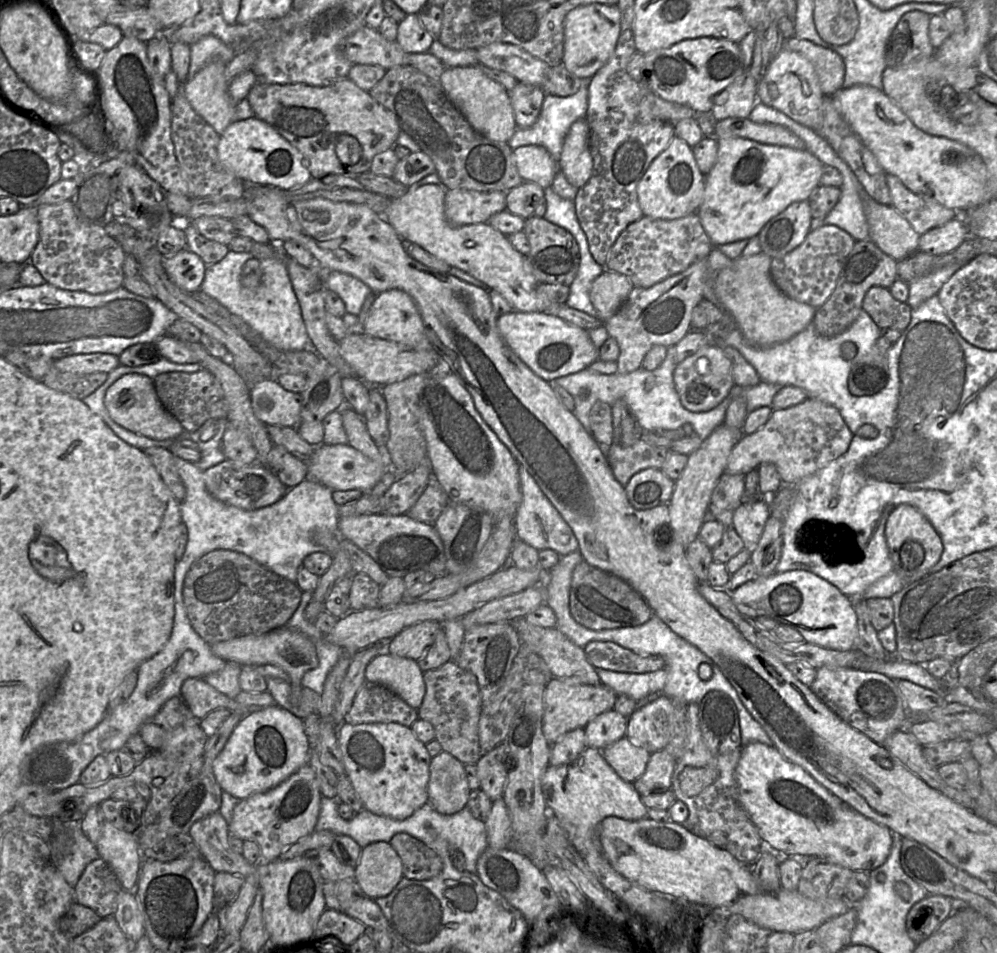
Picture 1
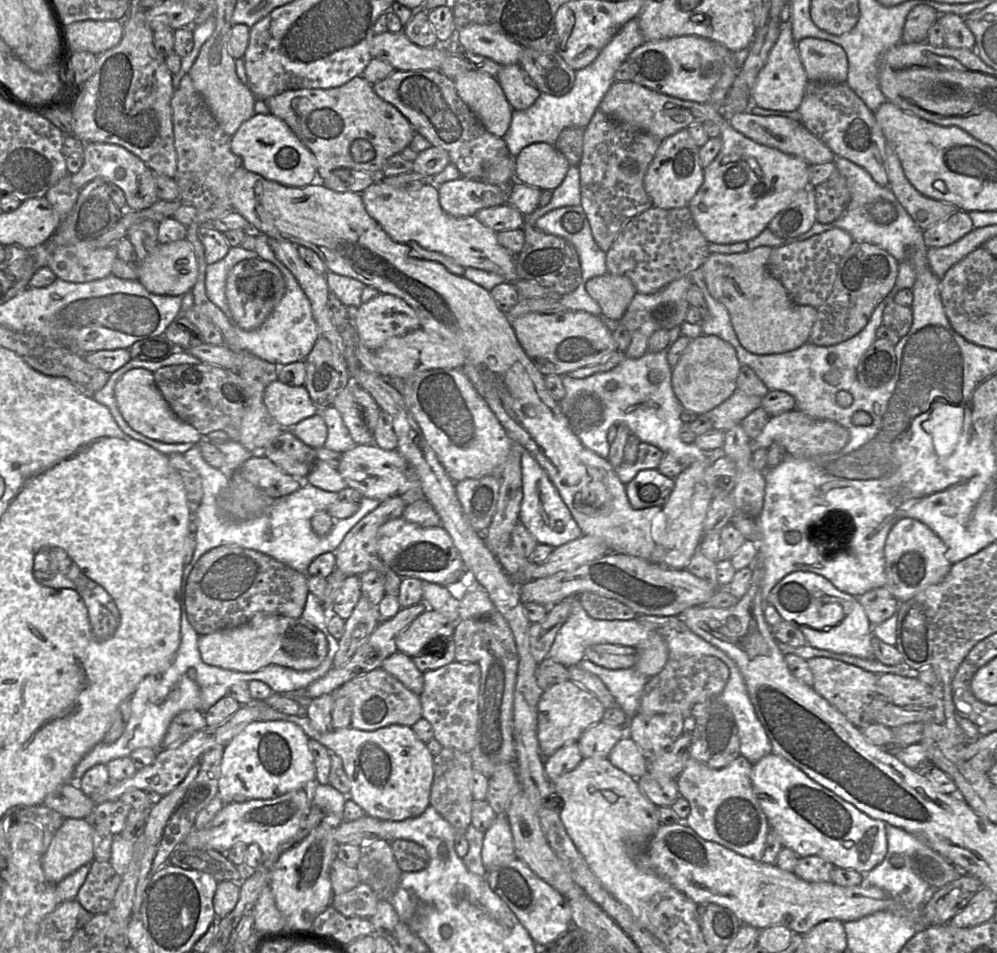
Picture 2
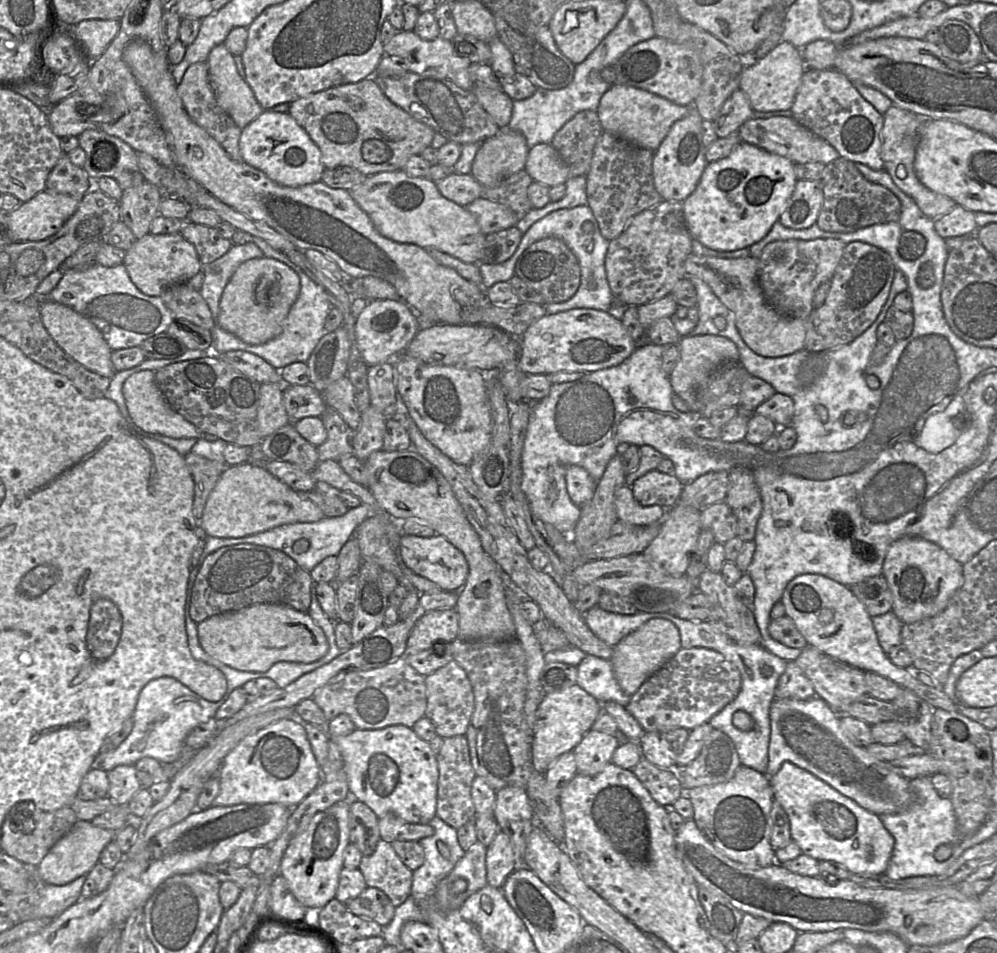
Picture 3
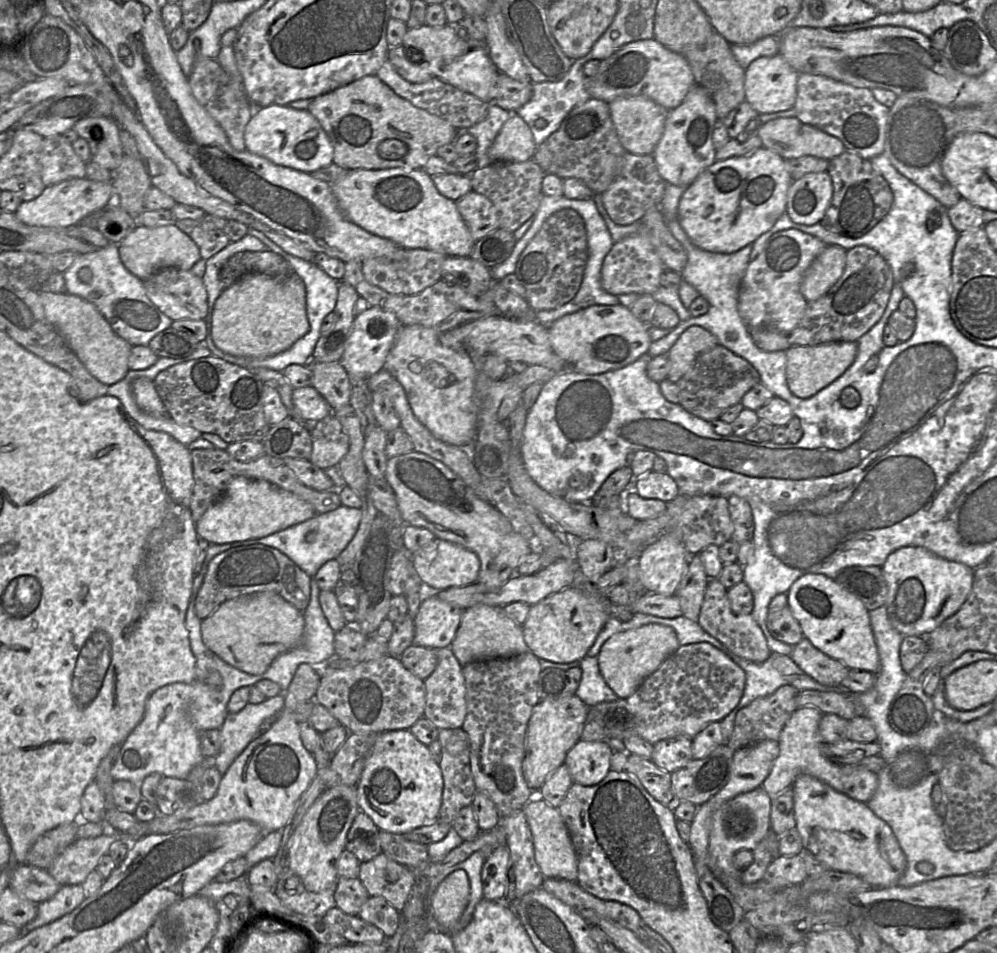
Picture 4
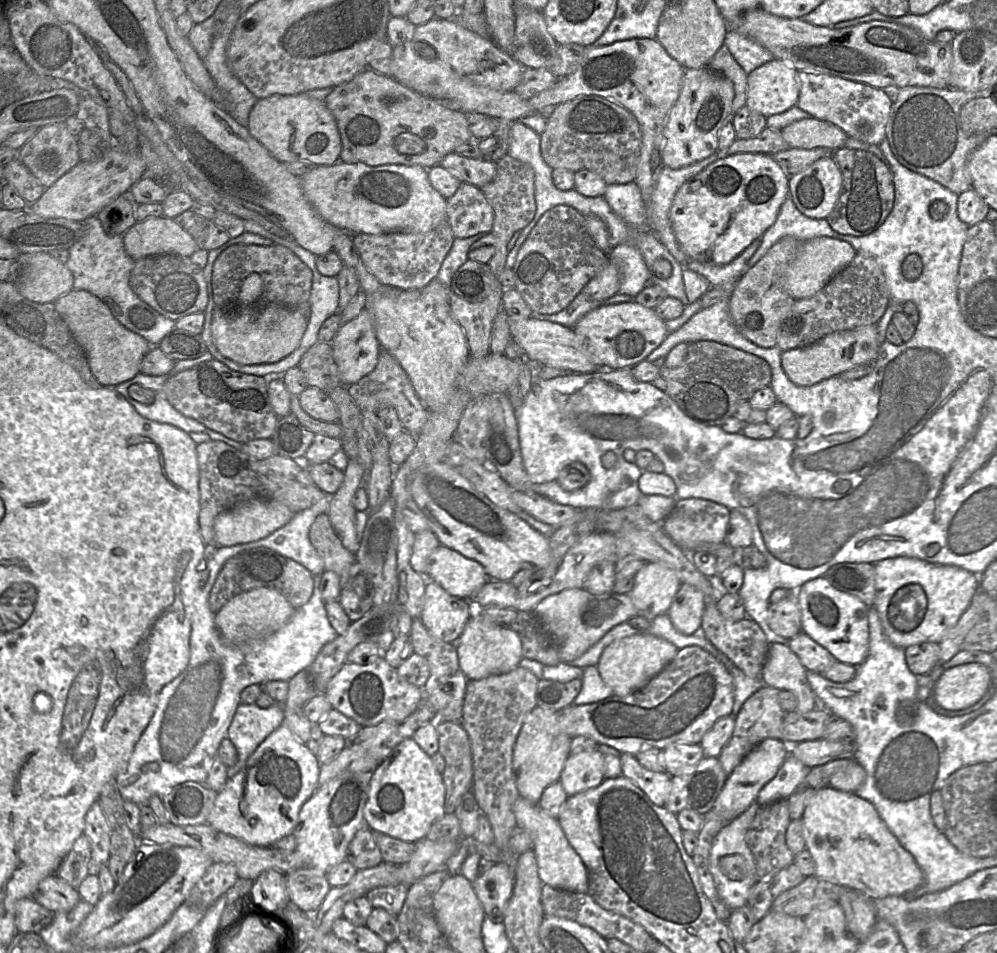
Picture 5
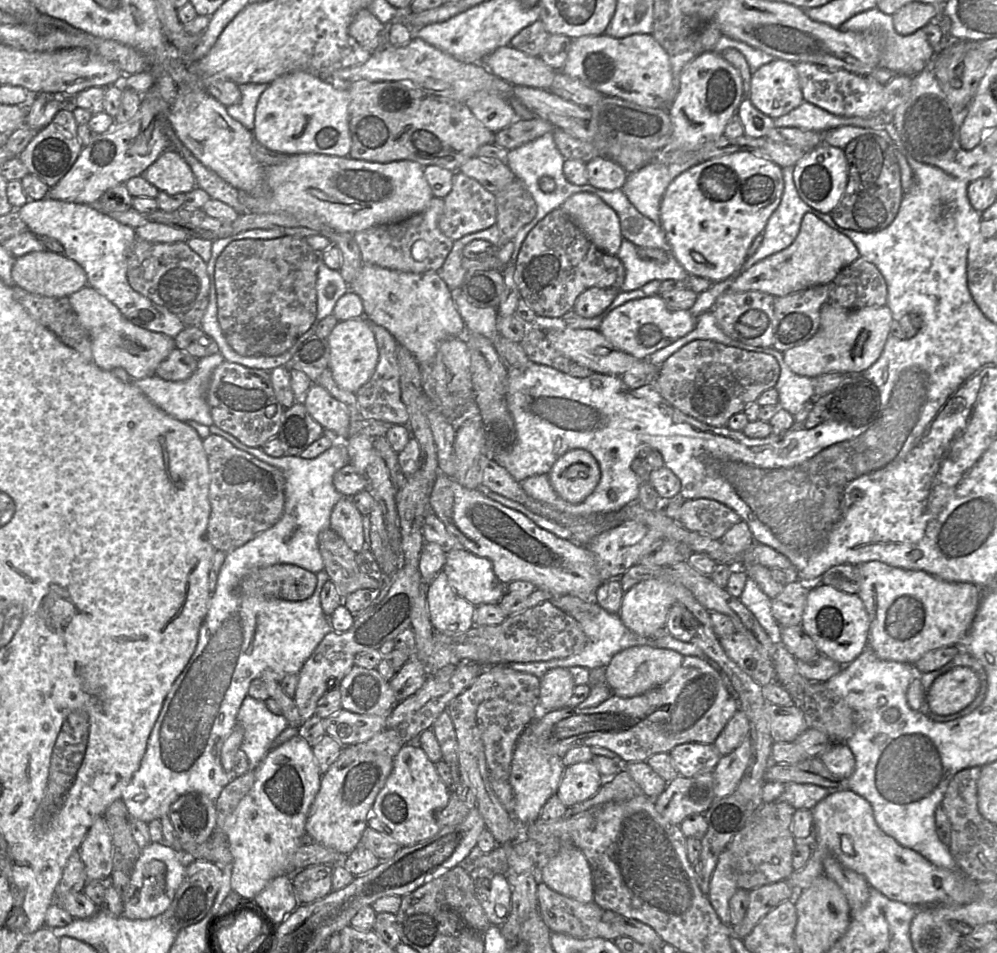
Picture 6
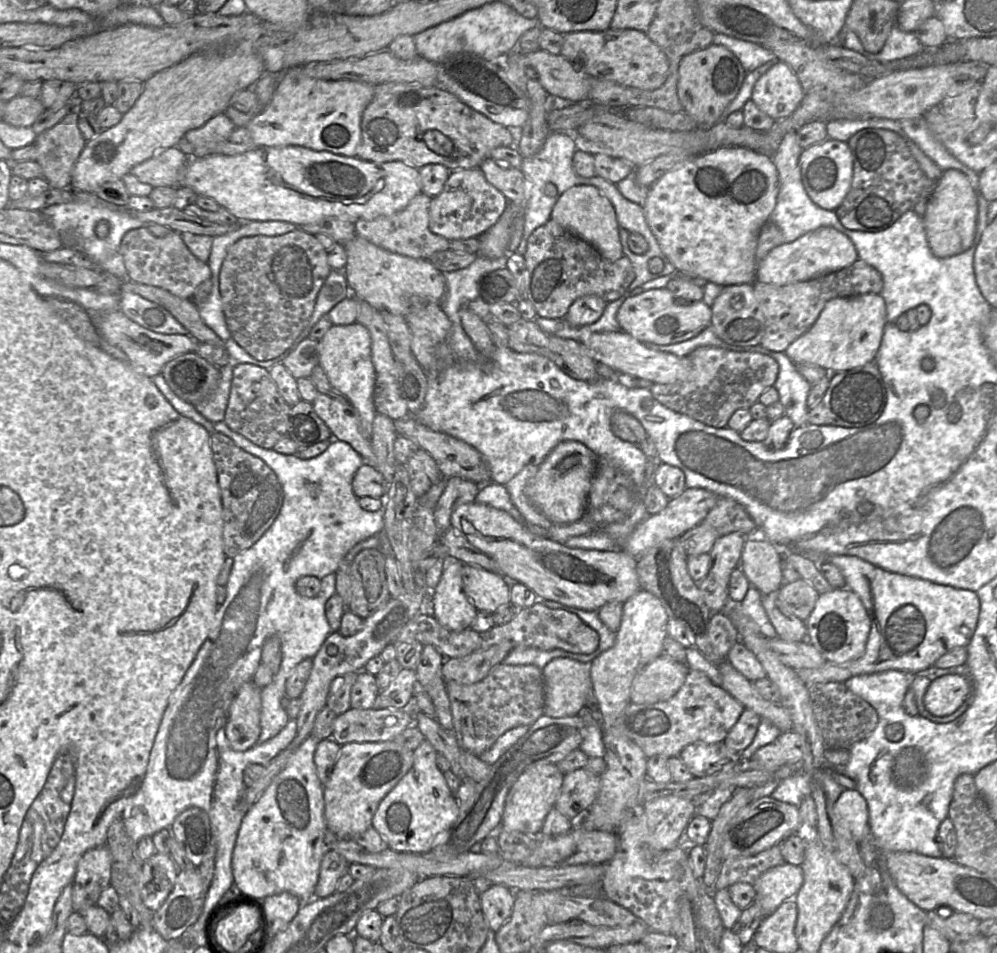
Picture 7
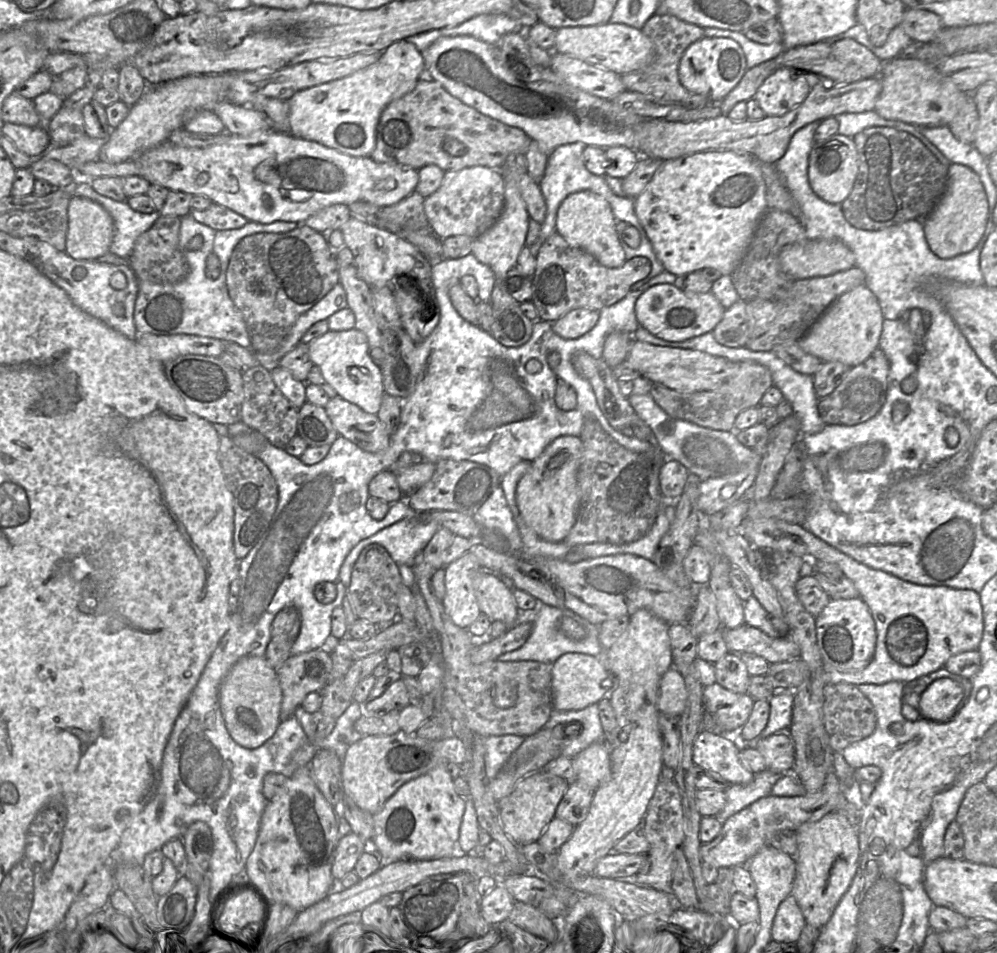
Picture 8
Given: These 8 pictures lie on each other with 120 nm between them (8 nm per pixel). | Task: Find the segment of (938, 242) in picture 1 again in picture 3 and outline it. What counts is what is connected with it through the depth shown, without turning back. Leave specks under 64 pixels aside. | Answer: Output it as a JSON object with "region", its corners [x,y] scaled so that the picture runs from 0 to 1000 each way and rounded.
{"region":[[[958,215],[955,221],[938,231],[938,241],[946,251],[977,247],[981,240],[977,222]]]}

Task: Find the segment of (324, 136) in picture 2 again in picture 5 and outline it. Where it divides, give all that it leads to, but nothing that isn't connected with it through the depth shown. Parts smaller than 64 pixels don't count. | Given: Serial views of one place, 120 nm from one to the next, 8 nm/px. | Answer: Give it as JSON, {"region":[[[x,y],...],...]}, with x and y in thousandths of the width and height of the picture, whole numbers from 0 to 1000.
{"region":[[[371,72],[333,92],[325,108],[337,126],[343,150],[340,169],[346,171],[430,177],[440,173],[458,153],[474,145],[469,120],[443,110],[393,81]]]}

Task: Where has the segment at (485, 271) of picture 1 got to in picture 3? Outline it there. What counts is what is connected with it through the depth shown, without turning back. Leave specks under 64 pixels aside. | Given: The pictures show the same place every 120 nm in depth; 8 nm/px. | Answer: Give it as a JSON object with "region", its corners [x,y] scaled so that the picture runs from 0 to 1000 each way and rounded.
{"region":[[[404,178],[382,180],[368,185],[362,193],[349,200],[361,218],[369,225],[383,248],[399,255],[415,256],[424,261],[436,260],[466,276],[481,276],[487,247],[482,242],[477,228],[466,217],[443,206],[431,188],[411,186]]]}

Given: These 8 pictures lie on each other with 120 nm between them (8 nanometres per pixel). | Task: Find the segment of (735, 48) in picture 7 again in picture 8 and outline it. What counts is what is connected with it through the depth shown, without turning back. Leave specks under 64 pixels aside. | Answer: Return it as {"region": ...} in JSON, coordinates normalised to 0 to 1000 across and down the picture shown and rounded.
{"region":[[[716,28],[706,29],[706,38],[712,40],[726,39],[738,43],[747,57],[750,72],[773,63],[786,54],[785,45],[761,46],[749,40],[746,35],[734,31]]]}

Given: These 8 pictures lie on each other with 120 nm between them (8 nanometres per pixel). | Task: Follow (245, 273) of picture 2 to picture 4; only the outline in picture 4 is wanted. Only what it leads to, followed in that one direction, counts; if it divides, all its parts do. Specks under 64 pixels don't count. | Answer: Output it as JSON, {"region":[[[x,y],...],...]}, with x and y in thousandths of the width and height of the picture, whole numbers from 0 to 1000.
{"region":[[[296,286],[287,290],[247,288],[225,303],[215,319],[213,357],[219,366],[235,374],[264,376],[280,371],[309,346],[307,302]]]}

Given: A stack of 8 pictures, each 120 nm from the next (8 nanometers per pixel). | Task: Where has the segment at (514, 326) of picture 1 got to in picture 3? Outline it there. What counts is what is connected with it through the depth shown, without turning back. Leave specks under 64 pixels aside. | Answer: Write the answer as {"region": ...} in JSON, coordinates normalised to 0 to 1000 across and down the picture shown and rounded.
{"region":[[[593,323],[548,329],[532,341],[521,357],[520,385],[526,392],[596,390],[624,381],[639,364],[622,335],[610,326]]]}

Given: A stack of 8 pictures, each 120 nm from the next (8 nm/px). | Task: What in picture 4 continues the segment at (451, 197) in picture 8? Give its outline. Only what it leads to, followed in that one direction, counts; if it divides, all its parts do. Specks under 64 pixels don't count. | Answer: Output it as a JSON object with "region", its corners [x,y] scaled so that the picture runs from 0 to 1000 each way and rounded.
{"region":[[[473,199],[456,214],[476,253],[501,239],[497,217],[487,206]]]}

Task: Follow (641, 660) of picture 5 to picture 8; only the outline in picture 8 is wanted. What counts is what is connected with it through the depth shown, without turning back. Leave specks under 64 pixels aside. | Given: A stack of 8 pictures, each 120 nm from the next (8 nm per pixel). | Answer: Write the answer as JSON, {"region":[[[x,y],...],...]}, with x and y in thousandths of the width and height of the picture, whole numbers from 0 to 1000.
{"region":[[[673,700],[664,709],[659,742],[663,750],[679,754],[686,746],[690,727],[683,705]]]}

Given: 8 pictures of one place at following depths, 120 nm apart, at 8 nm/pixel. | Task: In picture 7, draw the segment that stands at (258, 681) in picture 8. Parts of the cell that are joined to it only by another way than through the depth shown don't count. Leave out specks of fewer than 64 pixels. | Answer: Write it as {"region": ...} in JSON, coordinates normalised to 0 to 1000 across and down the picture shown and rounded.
{"region":[[[253,715],[247,716],[230,744],[227,771],[234,787],[244,789],[258,780],[262,768],[262,743],[262,723]]]}

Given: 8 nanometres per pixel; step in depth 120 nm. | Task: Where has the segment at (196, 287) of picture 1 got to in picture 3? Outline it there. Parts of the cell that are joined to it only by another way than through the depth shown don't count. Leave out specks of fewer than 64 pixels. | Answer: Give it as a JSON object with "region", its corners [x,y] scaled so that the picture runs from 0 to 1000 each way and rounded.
{"region":[[[148,244],[136,251],[125,264],[123,277],[131,295],[142,307],[148,311],[161,311],[169,301],[187,297],[202,282],[204,283],[196,259],[181,244]]]}

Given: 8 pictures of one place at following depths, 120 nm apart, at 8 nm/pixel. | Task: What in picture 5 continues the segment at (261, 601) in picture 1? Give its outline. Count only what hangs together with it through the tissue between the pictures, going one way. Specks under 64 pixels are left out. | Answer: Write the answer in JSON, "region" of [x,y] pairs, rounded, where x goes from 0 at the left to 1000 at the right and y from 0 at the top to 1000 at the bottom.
{"region":[[[270,575],[250,576],[226,590],[211,620],[210,638],[217,644],[231,629],[258,617],[278,619],[293,637],[299,639],[306,635],[313,625],[315,603],[302,592]]]}

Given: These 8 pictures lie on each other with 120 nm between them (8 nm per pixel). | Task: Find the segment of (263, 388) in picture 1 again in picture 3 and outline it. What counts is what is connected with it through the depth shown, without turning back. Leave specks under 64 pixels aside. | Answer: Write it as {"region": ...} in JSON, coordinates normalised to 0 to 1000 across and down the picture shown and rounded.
{"region":[[[311,403],[287,404],[283,411],[291,444],[307,438],[321,438],[328,427],[322,412]]]}

